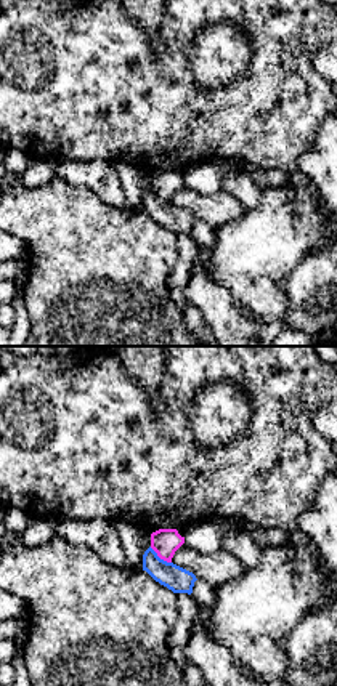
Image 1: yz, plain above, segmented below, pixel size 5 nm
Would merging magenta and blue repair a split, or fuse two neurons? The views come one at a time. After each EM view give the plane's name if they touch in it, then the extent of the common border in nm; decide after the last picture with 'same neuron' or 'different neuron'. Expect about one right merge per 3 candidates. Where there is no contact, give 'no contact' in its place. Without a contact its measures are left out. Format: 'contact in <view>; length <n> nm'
contact in yz; length 140 nm

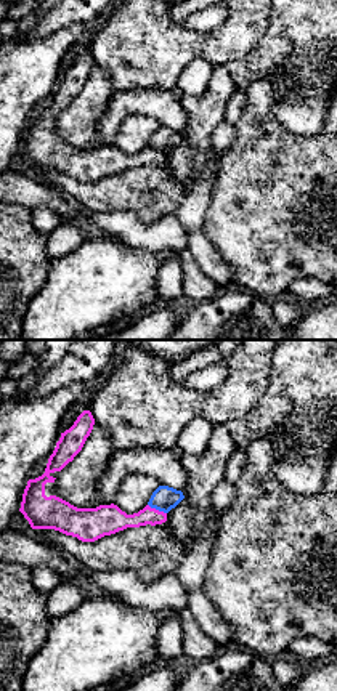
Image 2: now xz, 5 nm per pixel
contact in xz; length 110 nm

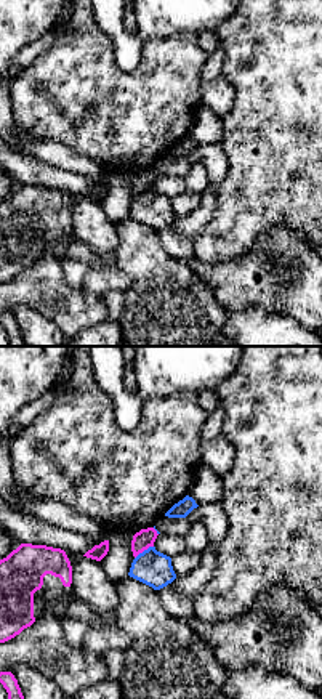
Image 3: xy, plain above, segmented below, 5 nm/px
contact in xy; length 120 nm

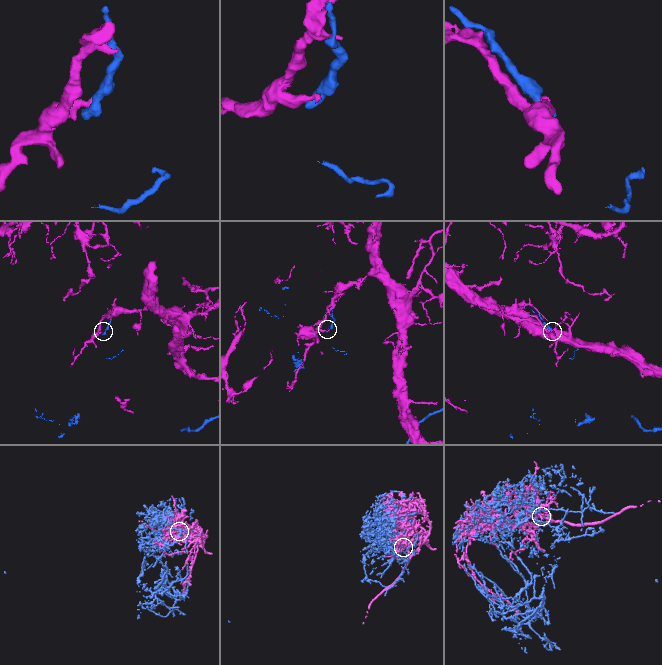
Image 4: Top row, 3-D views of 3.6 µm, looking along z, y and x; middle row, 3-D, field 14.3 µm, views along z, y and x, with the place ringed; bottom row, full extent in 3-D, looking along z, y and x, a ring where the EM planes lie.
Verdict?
different neuron

